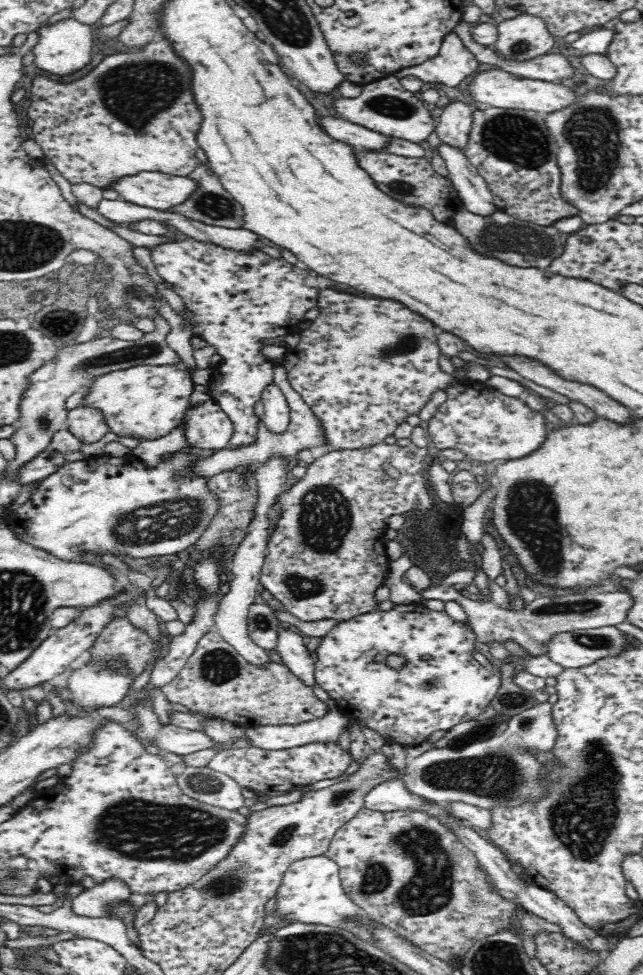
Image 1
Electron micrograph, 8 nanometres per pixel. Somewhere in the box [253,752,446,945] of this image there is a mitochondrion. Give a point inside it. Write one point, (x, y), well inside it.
(282, 835)

